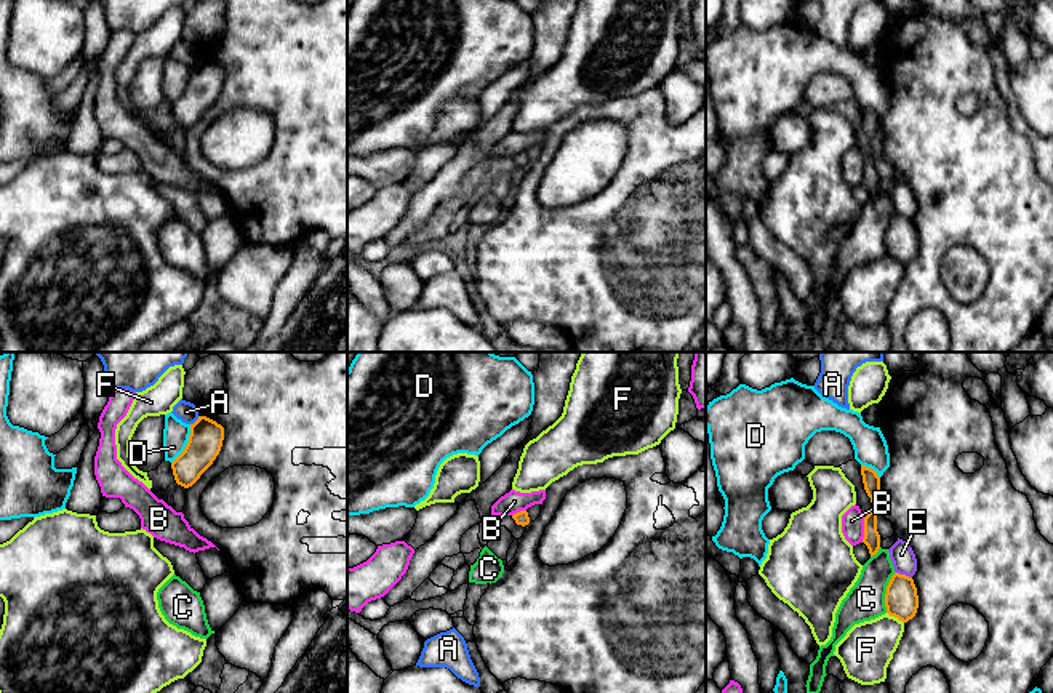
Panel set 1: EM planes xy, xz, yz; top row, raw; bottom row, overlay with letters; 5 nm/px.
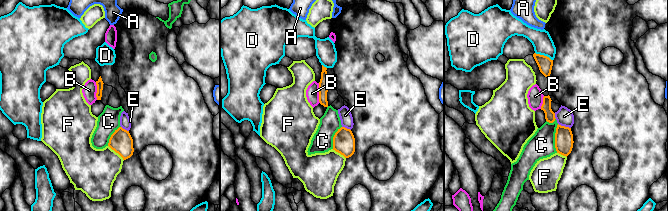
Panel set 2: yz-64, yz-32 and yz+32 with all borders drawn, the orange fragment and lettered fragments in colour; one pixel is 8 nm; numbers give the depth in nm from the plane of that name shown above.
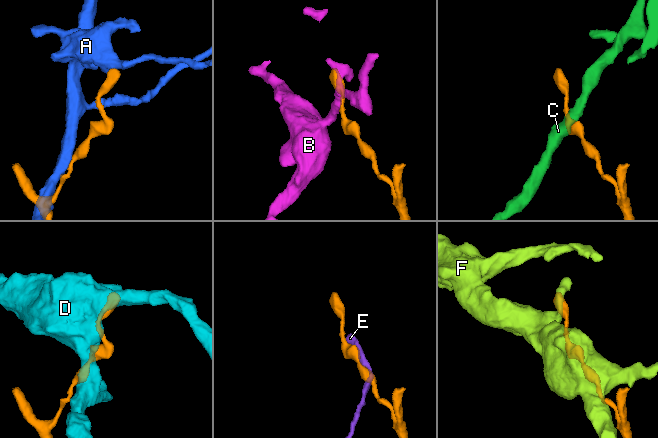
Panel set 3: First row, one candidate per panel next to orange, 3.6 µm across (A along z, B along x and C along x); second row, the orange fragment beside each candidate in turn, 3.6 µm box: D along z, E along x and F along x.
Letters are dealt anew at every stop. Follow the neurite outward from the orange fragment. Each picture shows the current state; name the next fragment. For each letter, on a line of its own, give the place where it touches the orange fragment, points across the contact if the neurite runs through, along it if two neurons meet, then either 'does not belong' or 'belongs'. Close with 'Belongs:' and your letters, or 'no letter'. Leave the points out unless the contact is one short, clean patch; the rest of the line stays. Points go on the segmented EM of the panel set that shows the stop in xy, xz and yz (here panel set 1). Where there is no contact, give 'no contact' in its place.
A: contact xy (196, 421); does not belong
B: contact yz (864, 530); border yz (864, 517), (864, 536), (861, 541); does not belong
C: contact yz (887, 592); border yz (895, 572), (887, 586), (885, 612); does not belong
D: contact xy (188, 444); border xy (191, 424), (188, 444), (172, 463); does not belong
E: contact yz (904, 575); does not belong
F: contact yz (895, 616); does not belong
Belongs: no letter

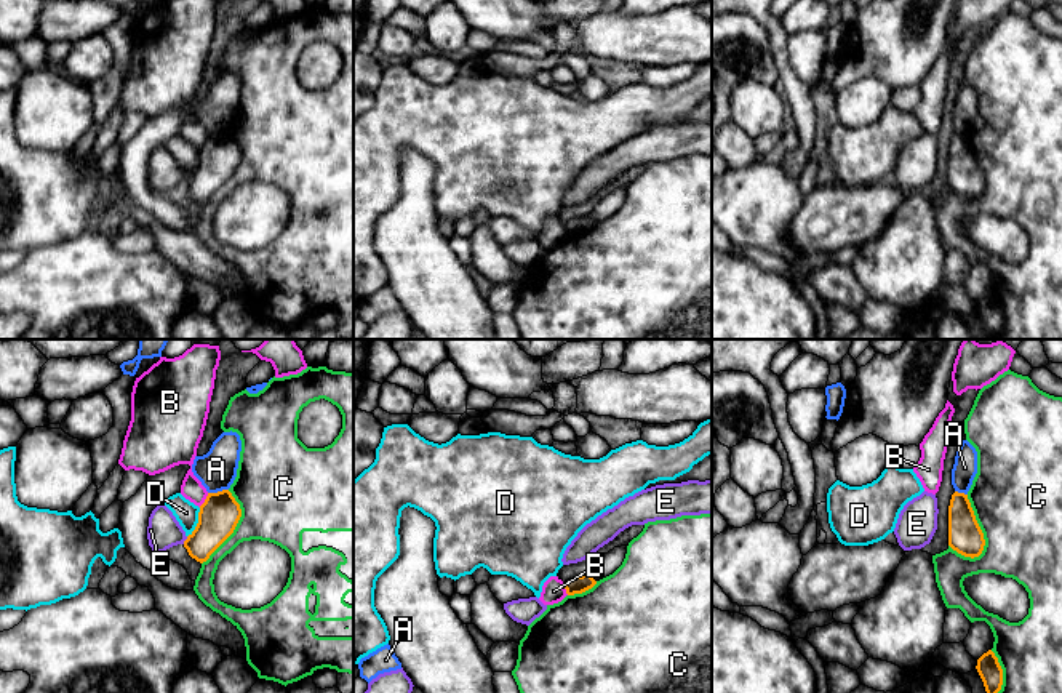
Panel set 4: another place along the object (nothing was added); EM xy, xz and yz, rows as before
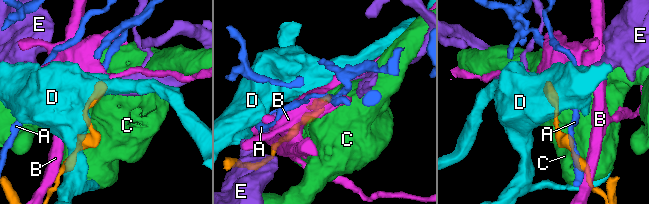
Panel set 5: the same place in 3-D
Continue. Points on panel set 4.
A: contact xy (218, 492); border xy (227, 488), (208, 493); does not belong
B: contact xy (205, 500); does not belong
C: contact yz (979, 528); does not belong
D: contact xy (199, 522); border xy (200, 508), (197, 525), (187, 536); does not belong
E: contact xy (186, 540); border xy (187, 536), (183, 543); does not belong
Belongs: no letter

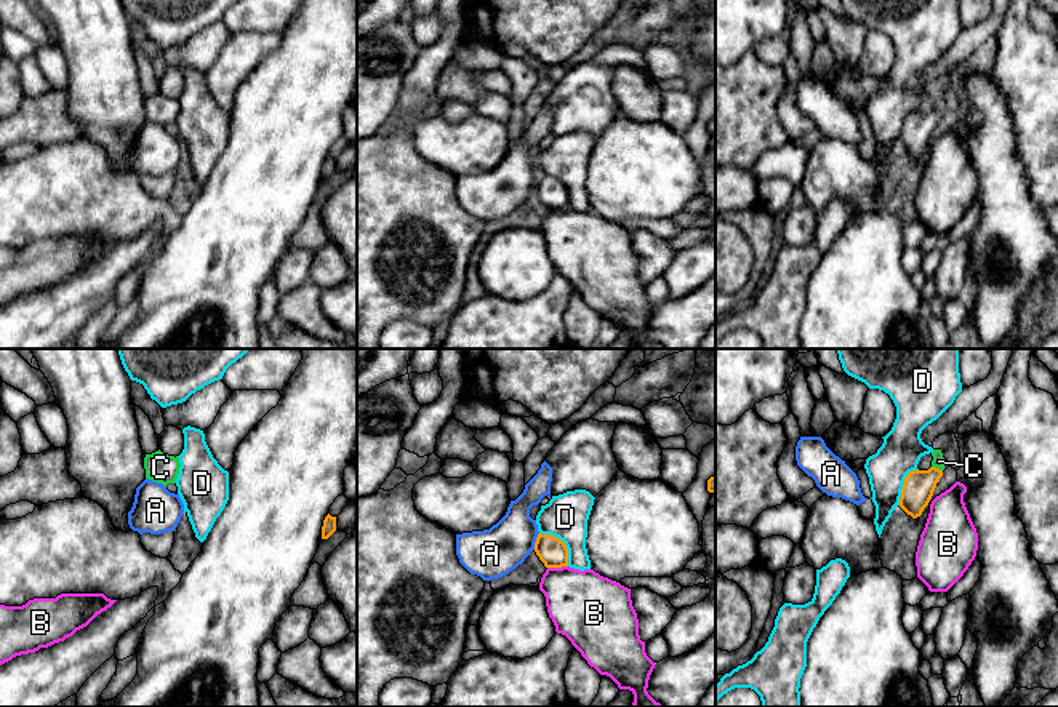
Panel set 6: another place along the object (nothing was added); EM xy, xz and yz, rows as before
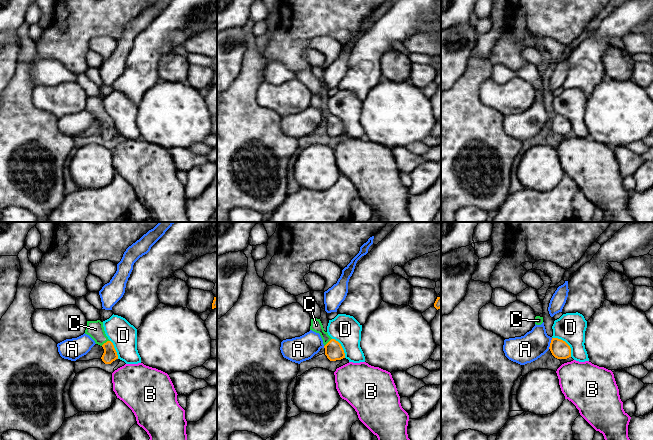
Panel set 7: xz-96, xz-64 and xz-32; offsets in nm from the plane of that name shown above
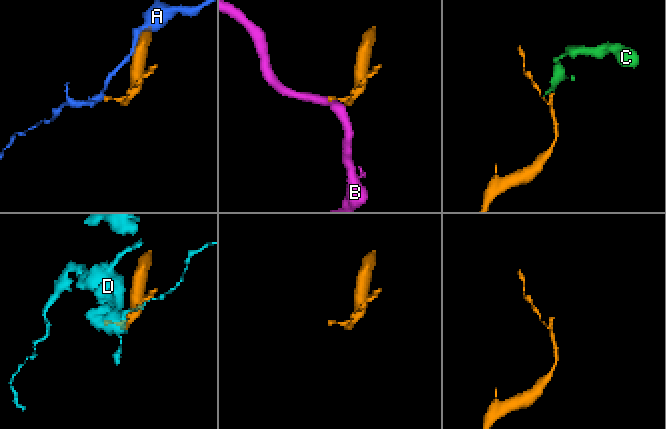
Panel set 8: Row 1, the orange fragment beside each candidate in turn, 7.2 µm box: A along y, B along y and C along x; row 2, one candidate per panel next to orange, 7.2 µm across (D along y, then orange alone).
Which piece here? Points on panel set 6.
A: contact xz (537, 541); border xz (540, 533), (533, 549); does not belong
B: contact xz (557, 567); border xz (567, 565), (548, 568); does not belong
C: contact yz (935, 467); way yz (917, 488), (935, 467), (938, 461); belongs
D: contact xz (564, 543); border xz (540, 531), (554, 535), (564, 543), (569, 565); does not belong
Belongs: C

